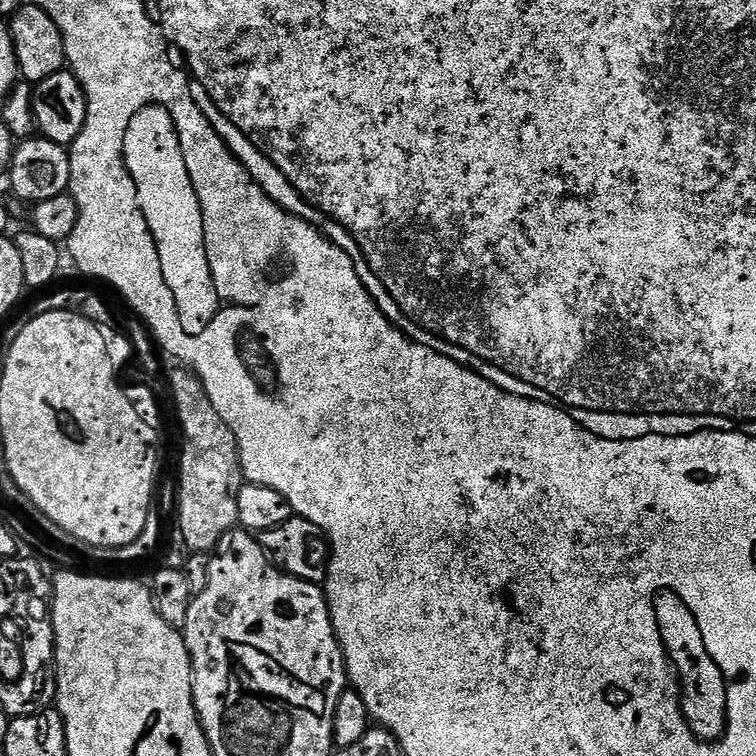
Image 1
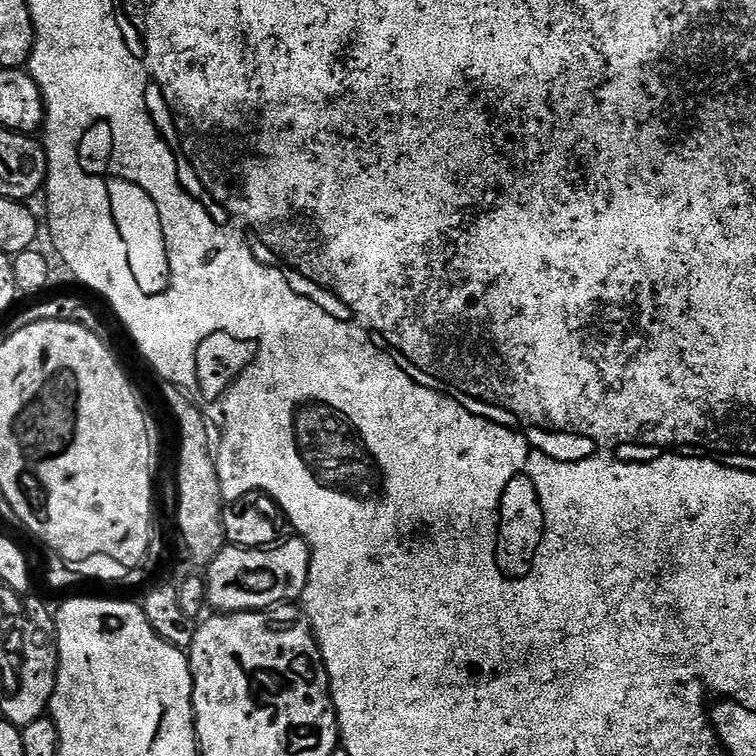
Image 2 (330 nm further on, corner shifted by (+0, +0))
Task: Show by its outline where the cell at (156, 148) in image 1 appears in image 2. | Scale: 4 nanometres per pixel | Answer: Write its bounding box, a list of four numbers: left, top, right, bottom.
[104,168,176,304]

